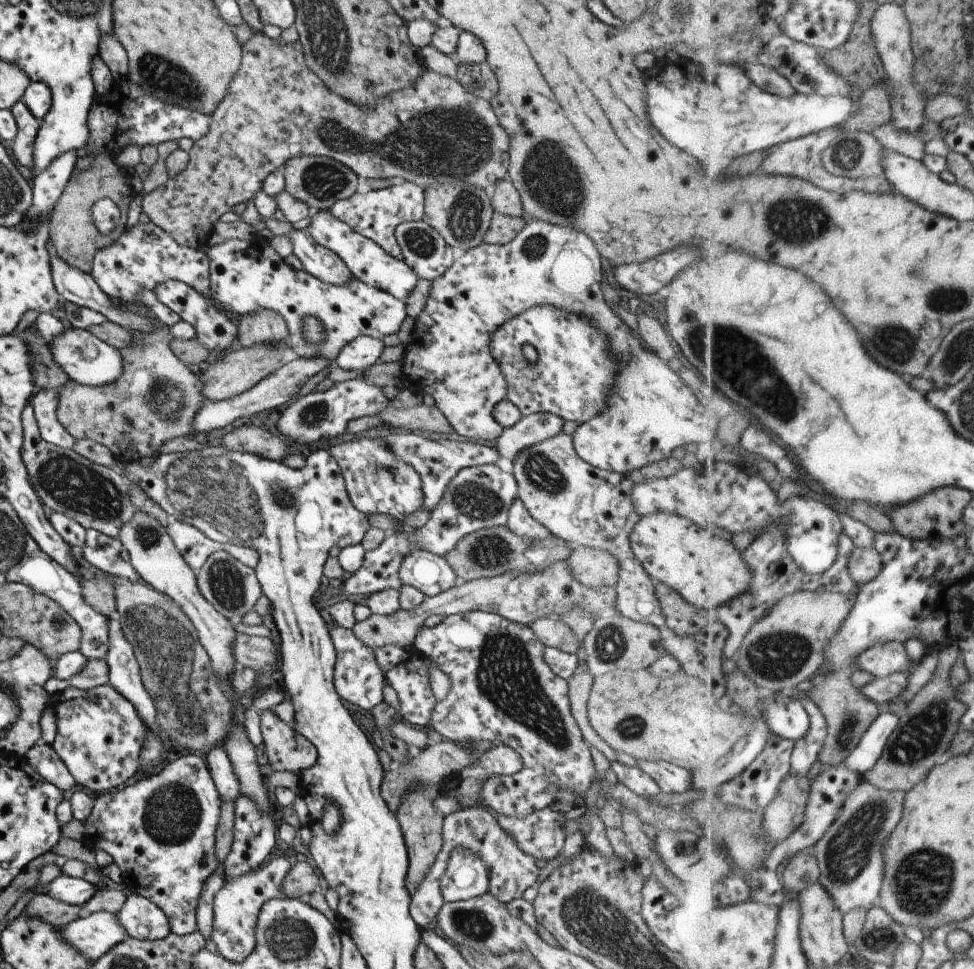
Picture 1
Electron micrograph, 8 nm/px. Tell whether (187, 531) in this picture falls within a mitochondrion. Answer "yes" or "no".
yes

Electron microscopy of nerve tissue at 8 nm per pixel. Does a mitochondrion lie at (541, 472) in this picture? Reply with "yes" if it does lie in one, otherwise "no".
yes

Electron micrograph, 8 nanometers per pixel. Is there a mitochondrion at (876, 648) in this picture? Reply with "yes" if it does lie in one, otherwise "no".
no

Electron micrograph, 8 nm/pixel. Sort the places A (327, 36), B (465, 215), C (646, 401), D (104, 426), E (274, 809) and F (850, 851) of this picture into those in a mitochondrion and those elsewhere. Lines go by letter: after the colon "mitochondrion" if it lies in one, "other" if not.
A: mitochondrion
B: mitochondrion
C: other
D: other
E: other
F: mitochondrion

